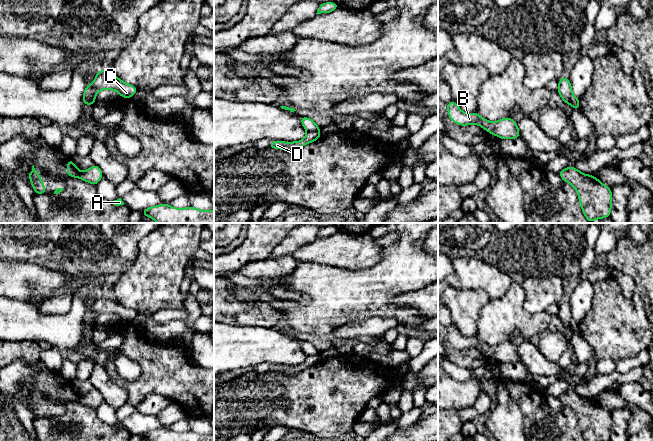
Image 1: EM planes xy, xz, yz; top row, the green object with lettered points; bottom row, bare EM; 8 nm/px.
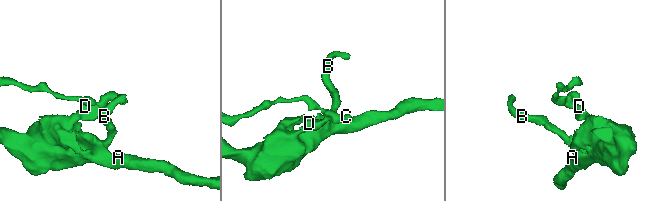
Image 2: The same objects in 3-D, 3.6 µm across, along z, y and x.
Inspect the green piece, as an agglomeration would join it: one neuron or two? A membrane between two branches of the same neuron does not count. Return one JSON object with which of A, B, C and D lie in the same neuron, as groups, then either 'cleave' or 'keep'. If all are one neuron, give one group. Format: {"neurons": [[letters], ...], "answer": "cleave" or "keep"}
{"neurons": [["A", "B", "D"], ["C"]], "answer": "cleave"}

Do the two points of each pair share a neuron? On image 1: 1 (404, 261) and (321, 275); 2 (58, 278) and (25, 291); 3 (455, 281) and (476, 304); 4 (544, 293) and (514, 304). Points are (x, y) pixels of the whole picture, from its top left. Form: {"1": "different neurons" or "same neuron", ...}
{"1": "same neuron", "2": "same neuron", "3": "different neurons", "4": "different neurons"}

